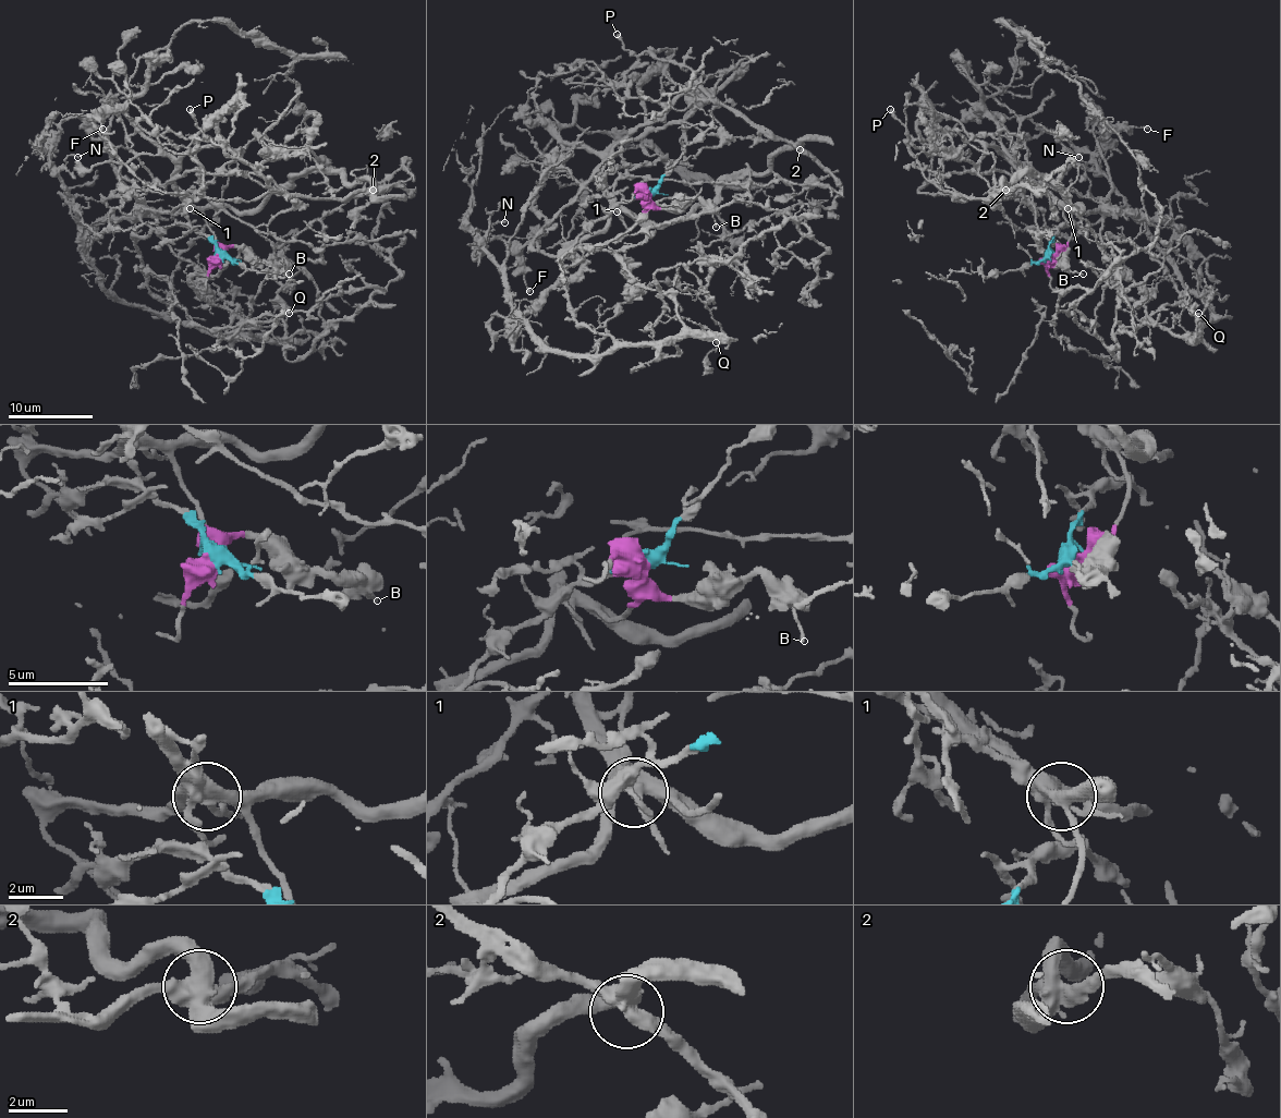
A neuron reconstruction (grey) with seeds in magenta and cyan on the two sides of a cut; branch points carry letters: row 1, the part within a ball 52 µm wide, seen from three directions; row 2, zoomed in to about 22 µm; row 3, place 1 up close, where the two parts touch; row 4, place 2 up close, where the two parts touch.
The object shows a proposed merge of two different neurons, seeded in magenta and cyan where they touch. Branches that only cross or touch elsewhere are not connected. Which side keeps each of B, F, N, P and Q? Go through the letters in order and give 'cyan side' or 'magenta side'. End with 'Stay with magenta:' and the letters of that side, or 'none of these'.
B: magenta side
F: magenta side
N: cyan side
P: cyan side
Q: cyan side
Stay with magenta: B, F

